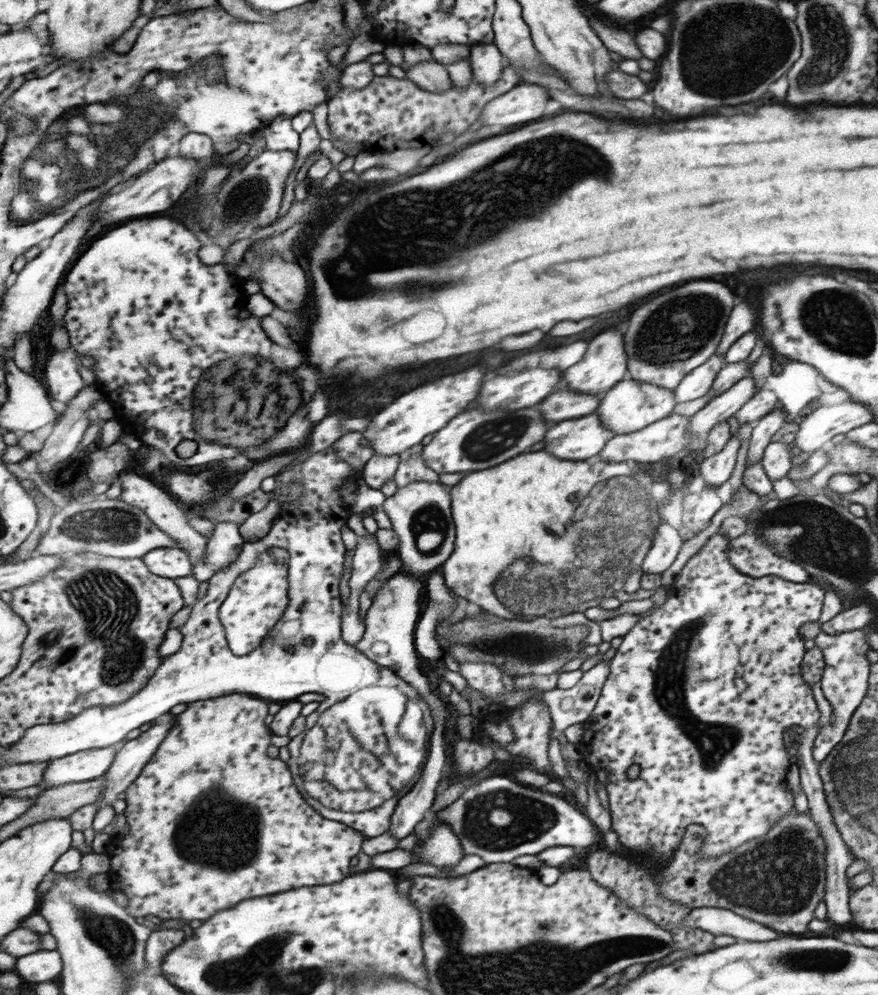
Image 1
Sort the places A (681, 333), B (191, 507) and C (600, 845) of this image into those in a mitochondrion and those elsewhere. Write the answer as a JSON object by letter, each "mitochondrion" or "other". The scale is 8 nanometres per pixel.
{"A":"mitochondrion","B":"other","C":"other"}

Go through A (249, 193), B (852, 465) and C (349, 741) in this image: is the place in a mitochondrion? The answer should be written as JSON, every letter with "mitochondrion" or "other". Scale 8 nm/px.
{"A":"mitochondrion","B":"other","C":"mitochondrion"}

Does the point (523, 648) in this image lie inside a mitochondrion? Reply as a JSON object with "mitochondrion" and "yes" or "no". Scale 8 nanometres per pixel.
{"mitochondrion":"yes"}

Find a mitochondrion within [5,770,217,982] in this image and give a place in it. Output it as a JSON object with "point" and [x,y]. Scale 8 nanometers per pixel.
{"point":[115,938]}

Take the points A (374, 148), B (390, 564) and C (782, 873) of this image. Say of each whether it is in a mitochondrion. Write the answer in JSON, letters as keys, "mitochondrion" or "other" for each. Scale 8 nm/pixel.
{"A":"other","B":"other","C":"mitochondrion"}

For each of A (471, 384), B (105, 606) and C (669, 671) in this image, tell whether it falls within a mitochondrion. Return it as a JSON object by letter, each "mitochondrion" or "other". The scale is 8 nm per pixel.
{"A":"other","B":"mitochondrion","C":"mitochondrion"}

